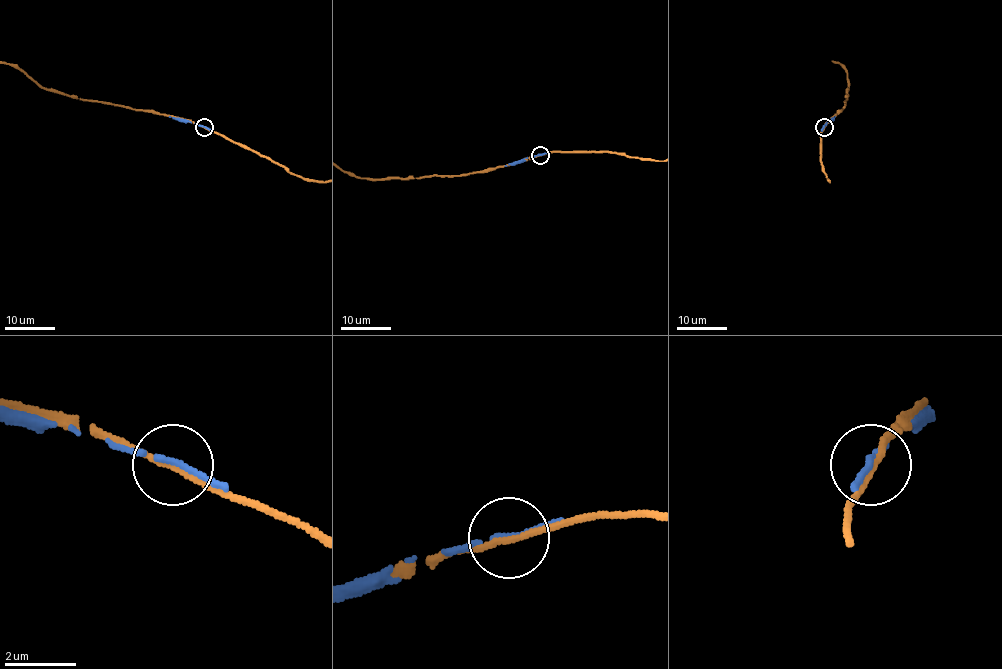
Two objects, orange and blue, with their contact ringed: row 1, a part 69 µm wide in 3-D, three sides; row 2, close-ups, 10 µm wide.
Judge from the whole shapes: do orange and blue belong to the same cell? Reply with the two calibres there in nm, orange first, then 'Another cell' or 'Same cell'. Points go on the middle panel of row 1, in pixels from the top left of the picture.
Thickness 140 nm (orange) against 130 nm. Another cell

